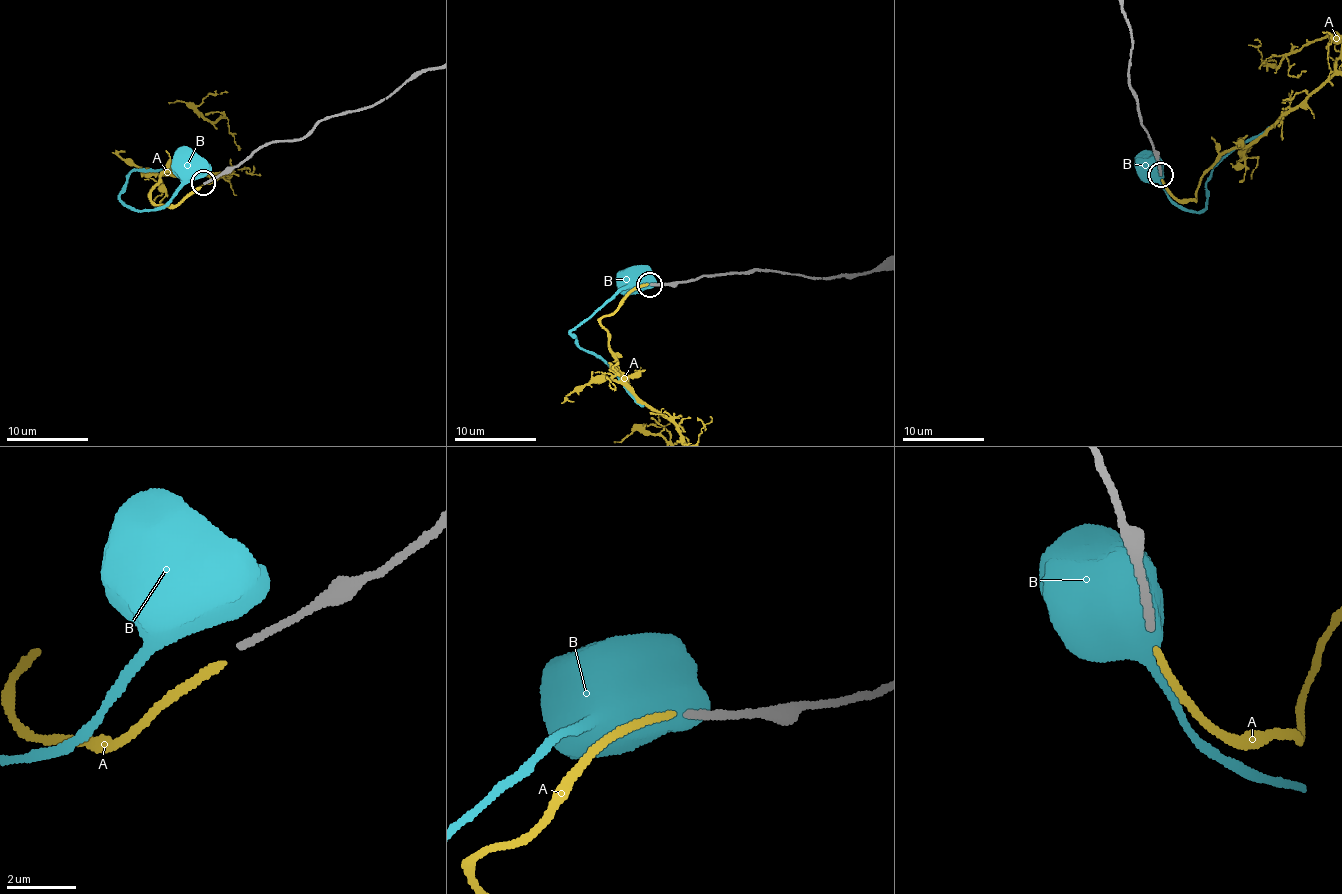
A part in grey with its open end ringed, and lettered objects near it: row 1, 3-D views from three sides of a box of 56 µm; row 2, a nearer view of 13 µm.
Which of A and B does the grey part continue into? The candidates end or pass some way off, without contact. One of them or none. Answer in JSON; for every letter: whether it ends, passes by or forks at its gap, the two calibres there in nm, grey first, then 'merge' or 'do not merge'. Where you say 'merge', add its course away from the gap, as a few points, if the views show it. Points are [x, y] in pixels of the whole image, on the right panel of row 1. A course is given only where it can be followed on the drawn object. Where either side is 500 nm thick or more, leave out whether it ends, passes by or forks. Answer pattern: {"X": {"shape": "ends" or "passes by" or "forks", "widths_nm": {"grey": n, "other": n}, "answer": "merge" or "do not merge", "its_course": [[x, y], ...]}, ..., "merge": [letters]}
{"A": {"shape": "ends", "widths_nm": {"grey": 220, "other": 200}, "answer": "do not merge"}, "B": {"widths_nm": {"grey": 220, "other": 1050}, "answer": "do not merge"}, "merge": []}

